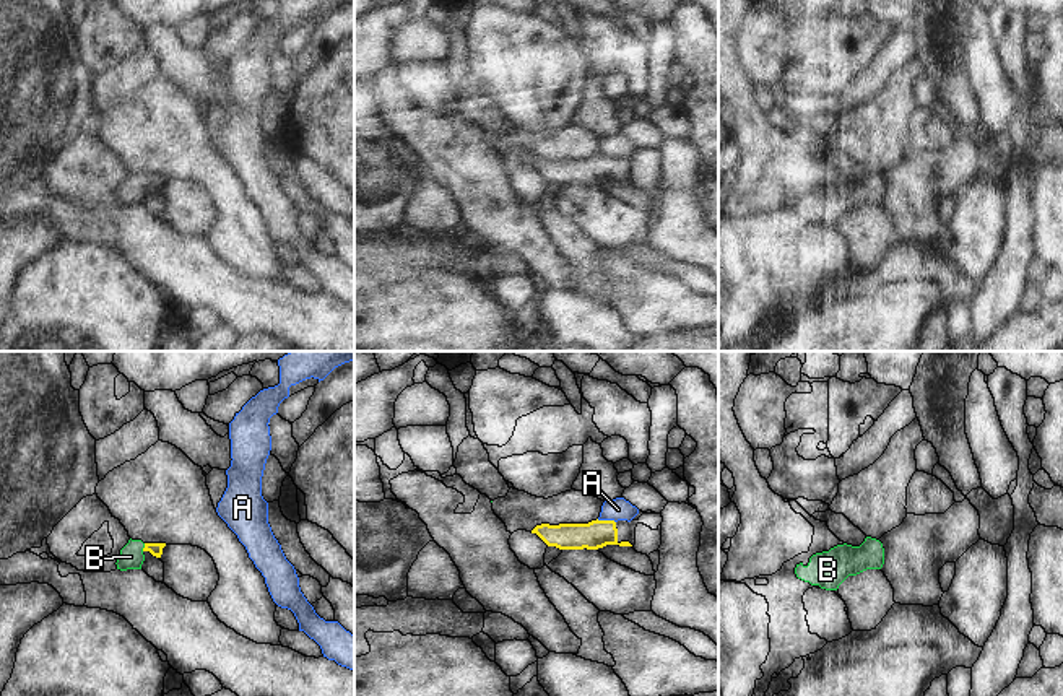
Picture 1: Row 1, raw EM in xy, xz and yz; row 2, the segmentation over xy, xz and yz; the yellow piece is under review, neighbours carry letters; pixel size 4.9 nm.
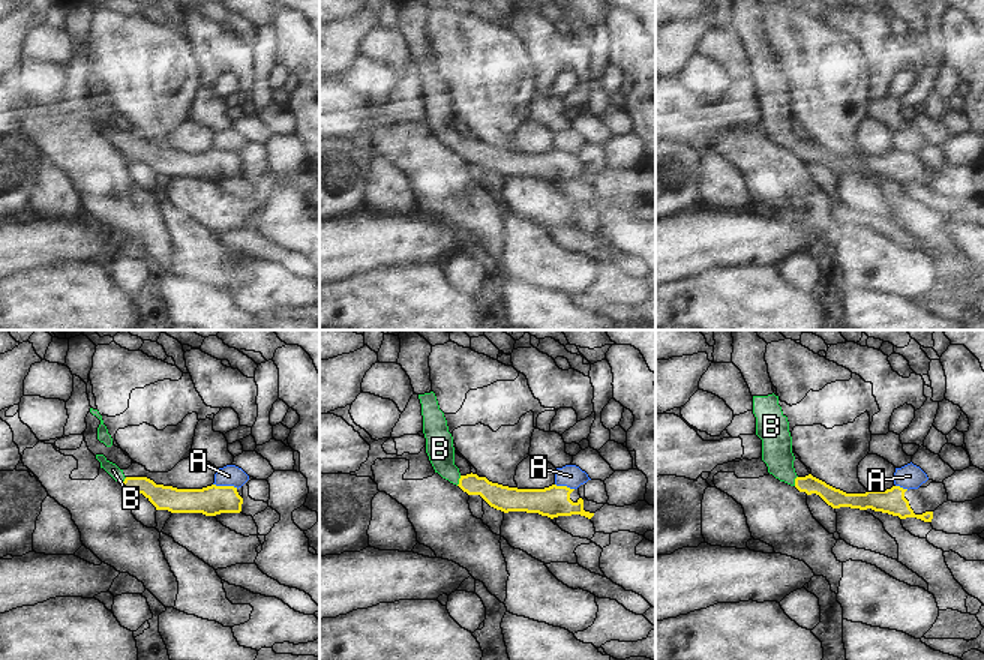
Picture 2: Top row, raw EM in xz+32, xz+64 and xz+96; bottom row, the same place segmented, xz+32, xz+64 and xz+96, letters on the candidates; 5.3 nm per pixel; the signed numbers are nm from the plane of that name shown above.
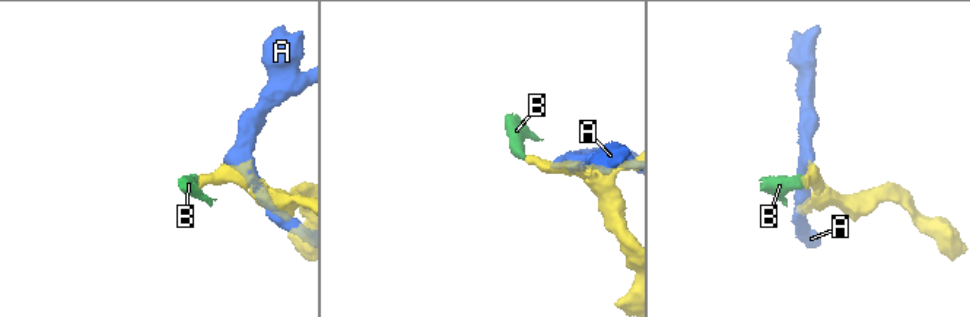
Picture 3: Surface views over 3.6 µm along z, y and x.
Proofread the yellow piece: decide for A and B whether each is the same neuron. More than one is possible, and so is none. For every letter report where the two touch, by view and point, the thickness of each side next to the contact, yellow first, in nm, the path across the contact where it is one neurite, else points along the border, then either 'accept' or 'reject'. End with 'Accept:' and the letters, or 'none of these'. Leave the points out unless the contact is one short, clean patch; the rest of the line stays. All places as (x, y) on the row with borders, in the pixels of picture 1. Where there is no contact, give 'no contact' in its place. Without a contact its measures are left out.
A: contact xz (607, 521); calibres 140 and 110 nm; reject
B: contact xy (145, 547); calibres 60 and 120 nm; way xy (155, 548), (145, 547), (130, 556); accept
Accept: B

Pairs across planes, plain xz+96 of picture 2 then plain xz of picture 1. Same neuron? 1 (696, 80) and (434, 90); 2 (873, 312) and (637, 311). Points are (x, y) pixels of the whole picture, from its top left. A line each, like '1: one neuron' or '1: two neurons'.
1: one neuron
2: two neurons

